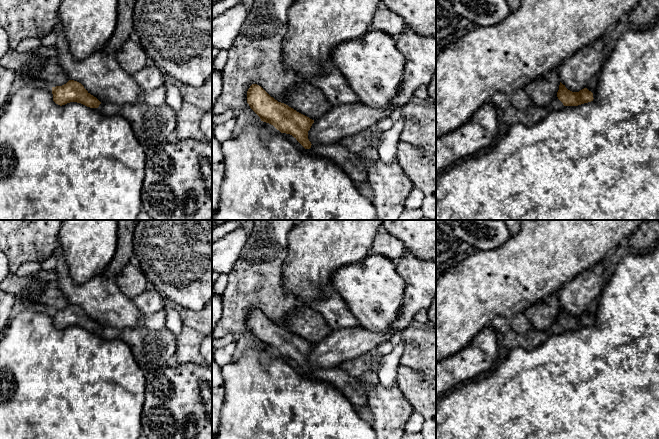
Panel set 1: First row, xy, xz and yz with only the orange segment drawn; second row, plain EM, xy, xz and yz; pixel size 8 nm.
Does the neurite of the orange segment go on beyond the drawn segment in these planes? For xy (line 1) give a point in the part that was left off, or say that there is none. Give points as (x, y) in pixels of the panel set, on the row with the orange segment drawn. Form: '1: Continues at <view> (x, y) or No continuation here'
1: No continuation here

